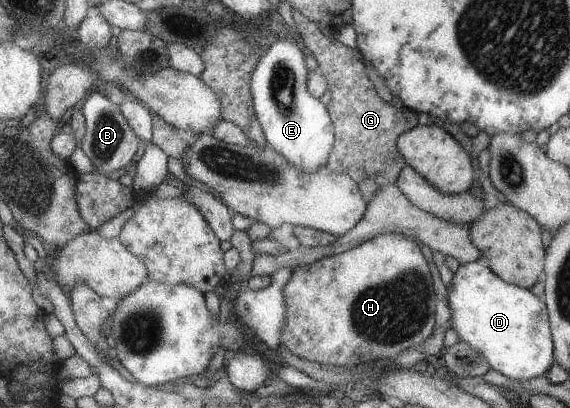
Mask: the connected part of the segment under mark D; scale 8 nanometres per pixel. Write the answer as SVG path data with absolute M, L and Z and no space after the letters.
M482 259L460 264L452 275L446 300L450 312L449 328L455 331L460 341L477 350L492 370L511 380L526 380L544 374L554 363L552 331L545 303L529 289L503 281Z

